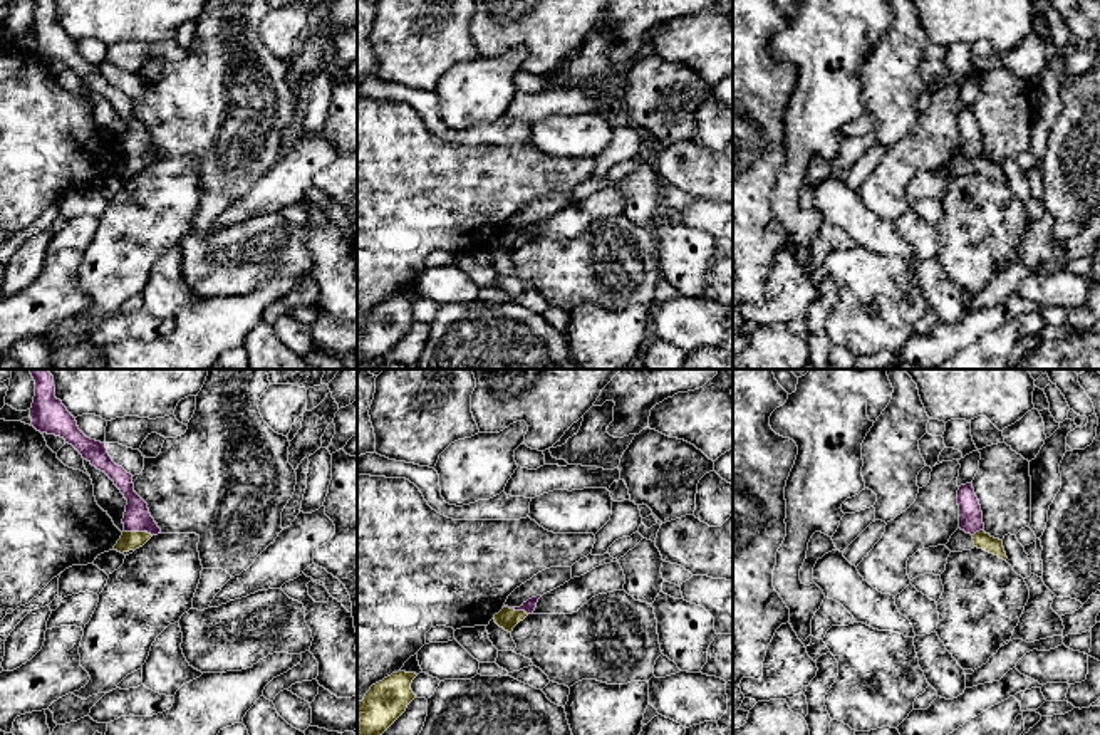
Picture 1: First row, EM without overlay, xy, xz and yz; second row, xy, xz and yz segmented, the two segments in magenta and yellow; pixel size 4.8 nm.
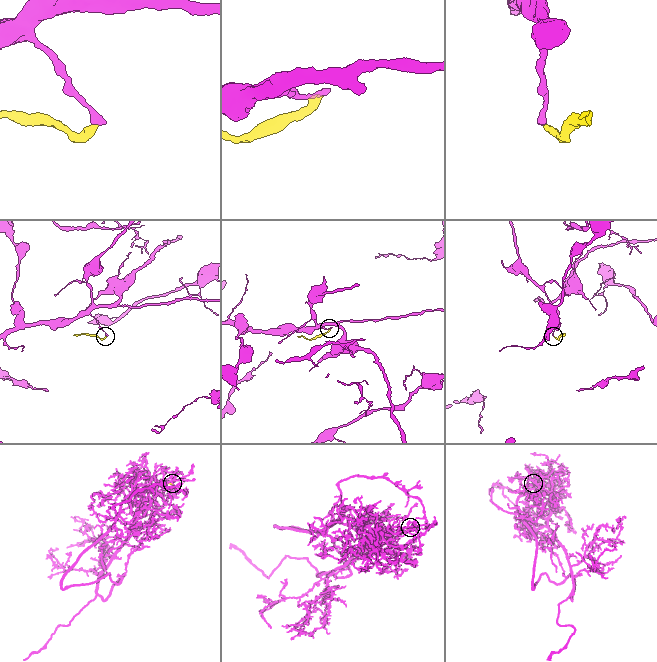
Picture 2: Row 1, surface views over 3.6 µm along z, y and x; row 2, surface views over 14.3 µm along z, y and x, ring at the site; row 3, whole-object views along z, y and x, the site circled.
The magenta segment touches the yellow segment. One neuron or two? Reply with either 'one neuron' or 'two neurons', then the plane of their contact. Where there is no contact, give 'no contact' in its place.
two neurons | xy

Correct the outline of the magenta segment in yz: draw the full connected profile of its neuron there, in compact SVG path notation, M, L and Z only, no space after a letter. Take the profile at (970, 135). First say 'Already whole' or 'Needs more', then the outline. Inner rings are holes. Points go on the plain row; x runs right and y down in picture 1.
Already whole. M966 107L959 111L957 129L959 129L961 154L971 159L974 159L979 154L984 154L983 136L981 136L979 124L974 117L973 107Z

